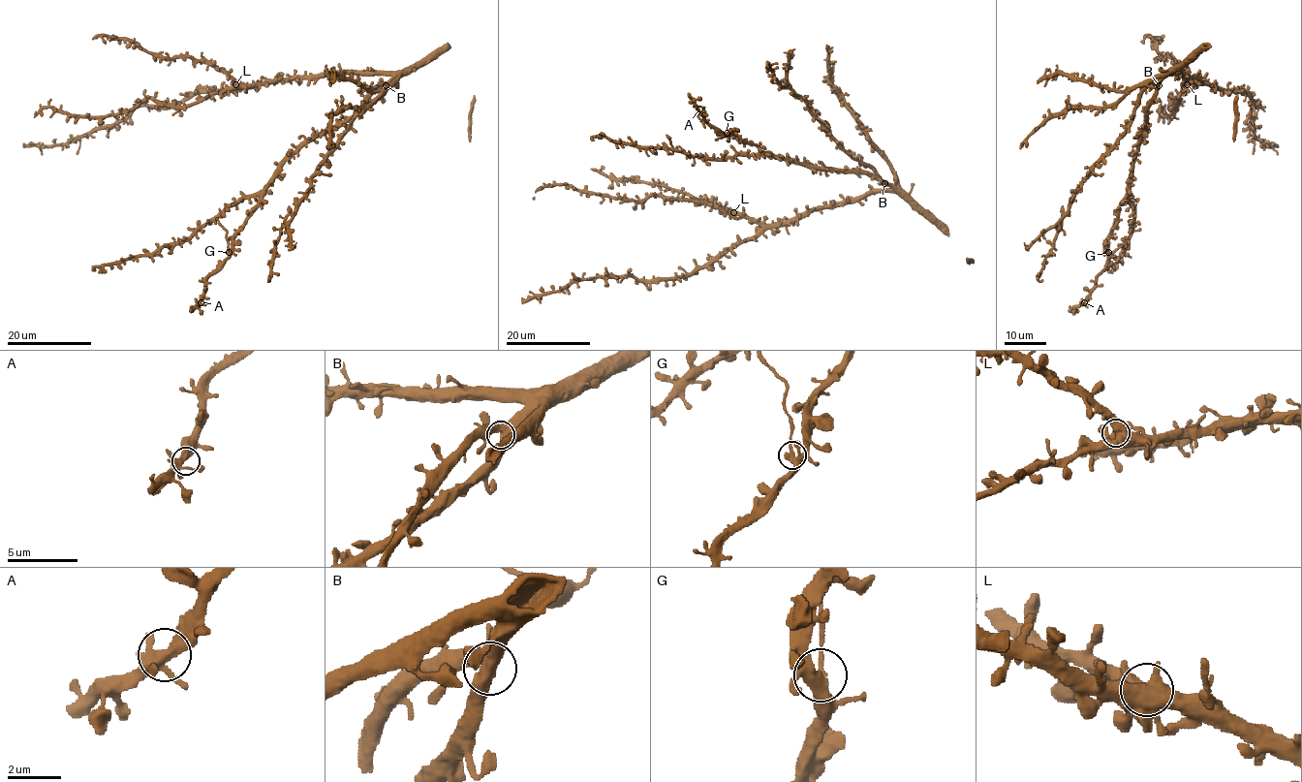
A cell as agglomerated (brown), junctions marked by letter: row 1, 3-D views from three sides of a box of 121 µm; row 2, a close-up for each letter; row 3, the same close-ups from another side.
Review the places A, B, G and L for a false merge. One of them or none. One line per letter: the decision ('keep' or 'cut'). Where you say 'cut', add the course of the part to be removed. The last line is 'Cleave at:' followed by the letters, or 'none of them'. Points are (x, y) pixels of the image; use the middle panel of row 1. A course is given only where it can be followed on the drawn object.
A: keep
B: keep
G: cut | (727, 133), (715, 140)
L: keep
Cleave at: G

